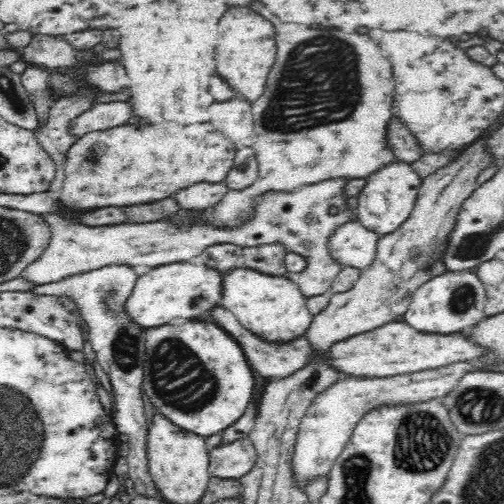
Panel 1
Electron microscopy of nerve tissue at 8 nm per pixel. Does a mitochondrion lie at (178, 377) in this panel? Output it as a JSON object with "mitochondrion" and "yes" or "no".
{"mitochondrion":"yes"}

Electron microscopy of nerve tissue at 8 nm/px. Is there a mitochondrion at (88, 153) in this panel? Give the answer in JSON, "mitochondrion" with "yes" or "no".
{"mitochondrion":"yes"}

